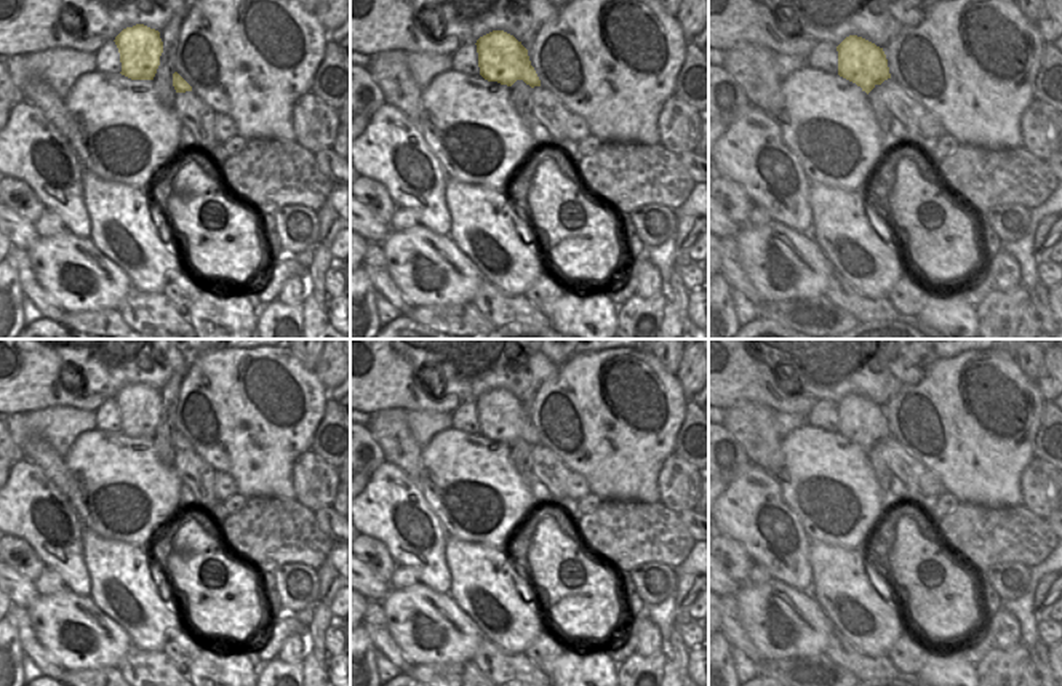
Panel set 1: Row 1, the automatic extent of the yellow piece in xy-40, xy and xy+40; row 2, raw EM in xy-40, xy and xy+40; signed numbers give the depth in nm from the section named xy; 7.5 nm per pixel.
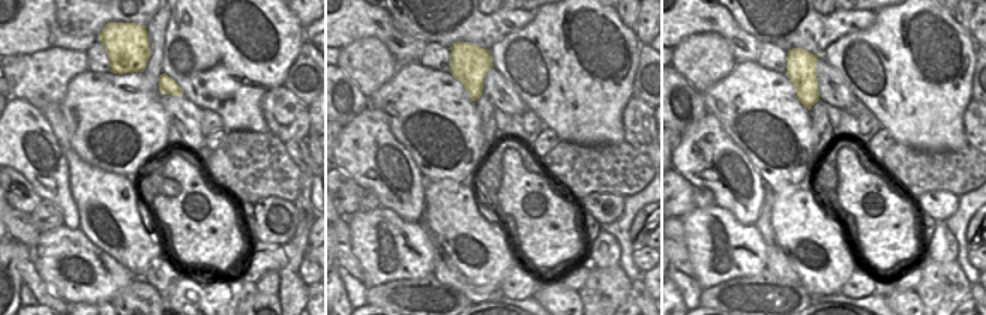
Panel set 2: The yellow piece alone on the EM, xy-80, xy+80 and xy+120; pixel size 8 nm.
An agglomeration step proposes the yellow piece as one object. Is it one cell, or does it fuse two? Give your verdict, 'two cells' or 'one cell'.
one cell

